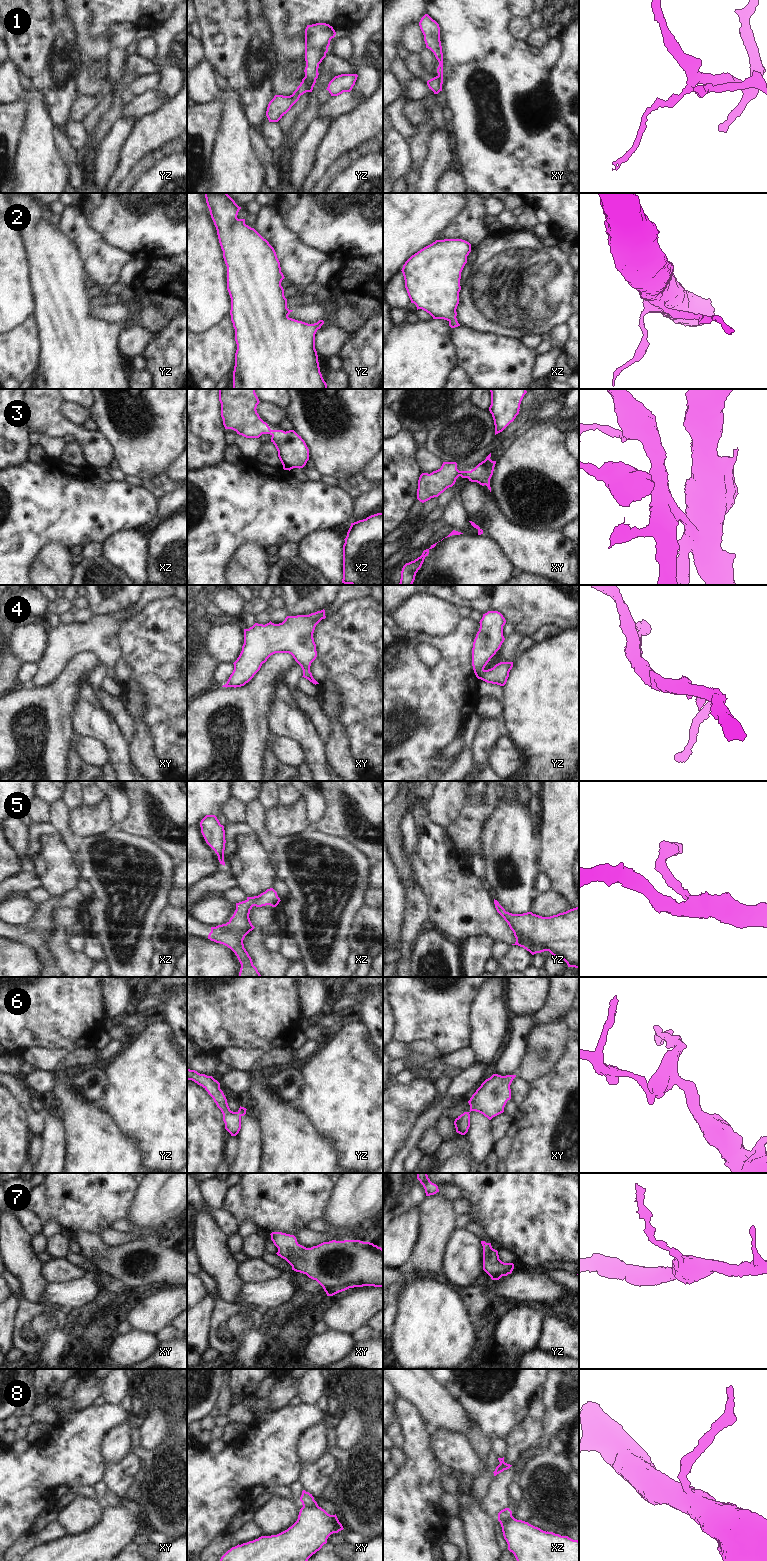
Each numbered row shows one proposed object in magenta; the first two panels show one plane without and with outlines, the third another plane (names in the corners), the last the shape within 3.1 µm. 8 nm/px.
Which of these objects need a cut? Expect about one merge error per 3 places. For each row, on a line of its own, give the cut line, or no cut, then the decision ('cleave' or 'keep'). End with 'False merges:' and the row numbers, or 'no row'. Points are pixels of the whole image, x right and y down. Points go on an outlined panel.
1: cut yz (305, 76), (309, 81), (315, 81); cleave
2: cut none; keep
3: cut none; keep
4: cut none; keep
5: cut none; keep
6: cut none; keep
7: cut none; keep
8: cut xy (316, 1502), (314, 1505), (303, 1507); cleave
False merges: 1, 8

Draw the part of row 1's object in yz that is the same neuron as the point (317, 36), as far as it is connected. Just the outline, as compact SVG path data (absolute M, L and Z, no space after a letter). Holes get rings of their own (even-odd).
M326 23L307 25L305 29L305 77L308 82L318 78L319 64L326 57L330 41L336 35L332 26Z

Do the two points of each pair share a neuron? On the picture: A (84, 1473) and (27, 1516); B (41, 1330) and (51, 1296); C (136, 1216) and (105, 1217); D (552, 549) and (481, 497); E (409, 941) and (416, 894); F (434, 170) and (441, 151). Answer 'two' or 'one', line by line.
A: one
B: two
C: two
D: one
E: one
F: one

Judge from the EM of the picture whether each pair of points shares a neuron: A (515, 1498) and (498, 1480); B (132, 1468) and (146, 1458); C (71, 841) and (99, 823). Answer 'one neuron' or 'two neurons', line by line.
A: two neurons
B: two neurons
C: two neurons

